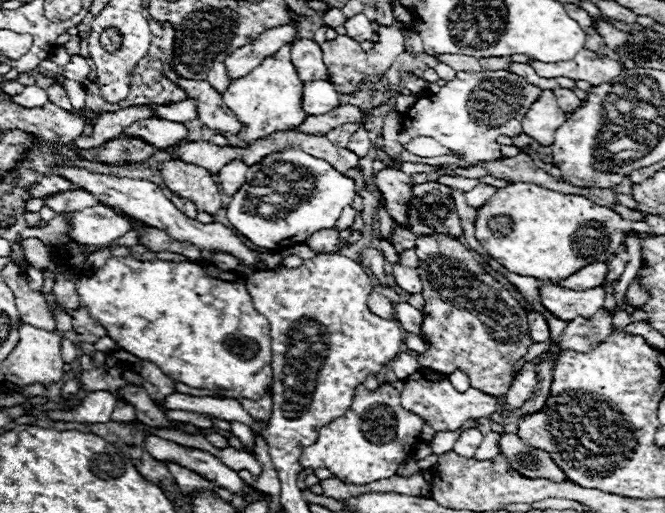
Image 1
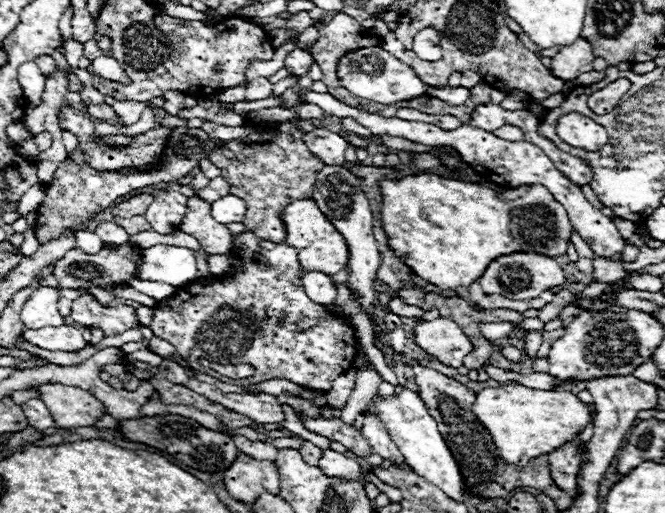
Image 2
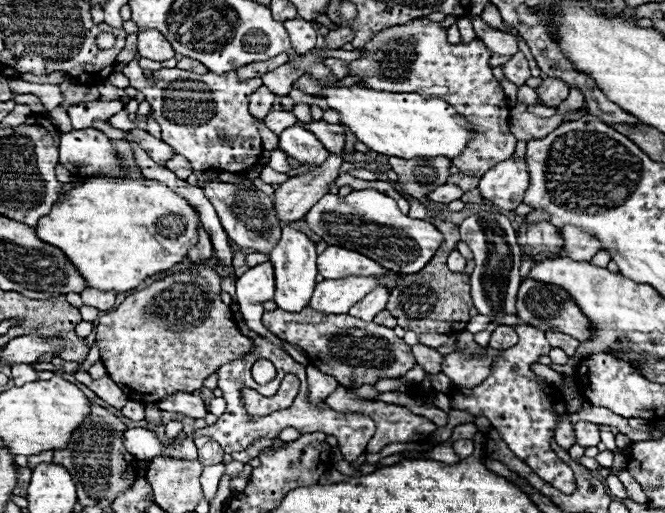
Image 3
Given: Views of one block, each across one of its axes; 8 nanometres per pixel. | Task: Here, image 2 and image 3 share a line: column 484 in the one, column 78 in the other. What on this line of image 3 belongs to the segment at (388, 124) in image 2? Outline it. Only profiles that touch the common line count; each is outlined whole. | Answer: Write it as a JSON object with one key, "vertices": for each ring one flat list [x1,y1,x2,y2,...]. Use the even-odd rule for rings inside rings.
{"vertices":[[94,128,60,134,60,164,82,178,88,178,88,174,104,174,108,178,128,174,112,140]]}

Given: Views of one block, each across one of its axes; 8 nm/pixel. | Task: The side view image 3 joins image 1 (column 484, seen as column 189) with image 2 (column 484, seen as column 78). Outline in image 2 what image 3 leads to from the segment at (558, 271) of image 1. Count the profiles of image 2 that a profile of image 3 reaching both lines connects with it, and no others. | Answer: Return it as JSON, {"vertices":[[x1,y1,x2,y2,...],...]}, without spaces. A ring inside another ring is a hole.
{"vertices":[[418,174,406,176,402,180,382,180,380,188,384,192,382,222,390,248,420,278,442,290,456,290,460,286,474,284,486,272,488,264,500,256,514,252,536,252,556,258,566,254,570,244,570,218,564,206,560,206,544,186,486,188,480,184,450,180,436,174]]}

